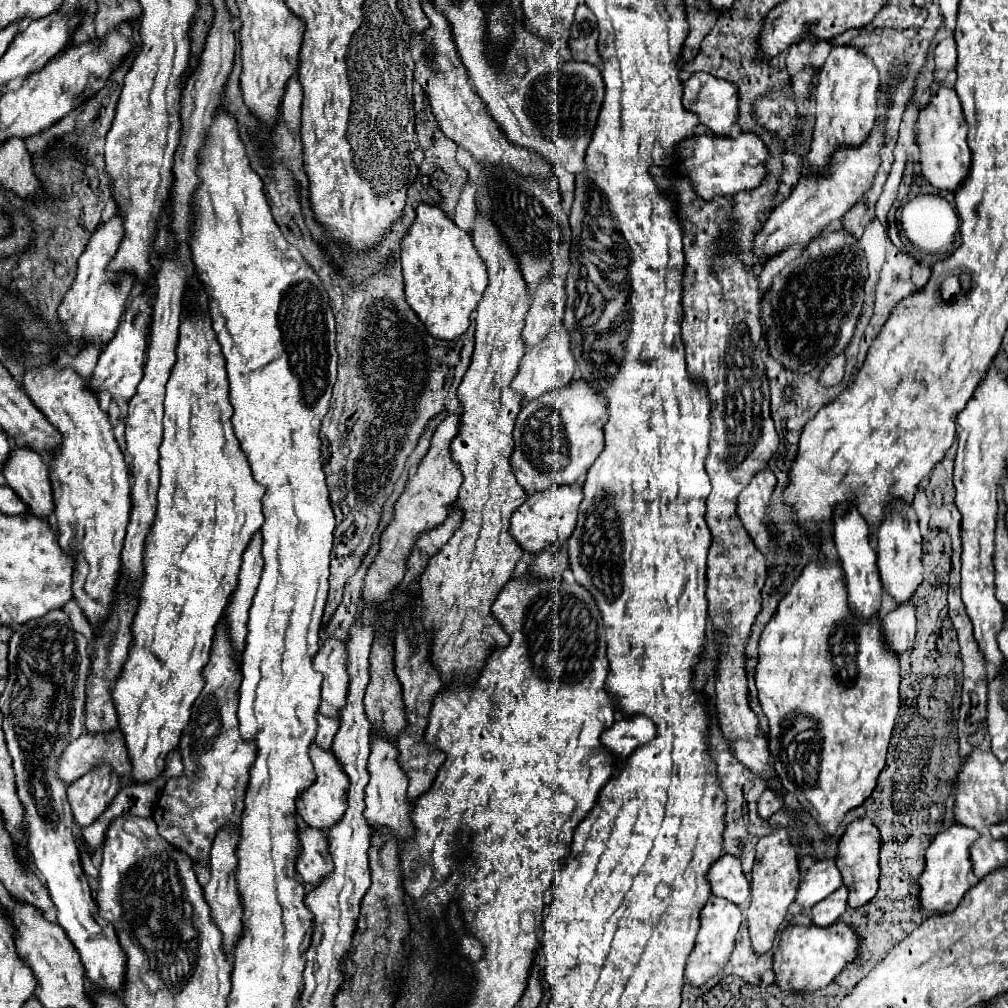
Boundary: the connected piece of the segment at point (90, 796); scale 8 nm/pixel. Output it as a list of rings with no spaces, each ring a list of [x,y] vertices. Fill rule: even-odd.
[[[98,764],[92,772],[84,774],[68,786],[68,802],[74,812],[74,820],[84,828],[98,820],[98,816],[110,806],[112,798],[120,790],[120,780],[112,768]]]

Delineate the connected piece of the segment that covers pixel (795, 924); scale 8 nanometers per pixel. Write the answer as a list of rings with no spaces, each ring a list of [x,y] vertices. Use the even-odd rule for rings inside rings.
[[[796,914],[784,928],[780,946],[774,954],[776,986],[786,992],[814,992],[818,988],[826,988],[856,958],[858,944],[860,938],[842,920],[820,928],[808,916]]]

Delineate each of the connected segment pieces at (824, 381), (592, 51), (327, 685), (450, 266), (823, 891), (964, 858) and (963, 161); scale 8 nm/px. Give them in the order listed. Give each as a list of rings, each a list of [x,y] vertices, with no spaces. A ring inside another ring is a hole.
[[[844,354],[834,356],[832,362],[822,370],[822,374],[820,374],[820,378],[818,378],[818,384],[820,384],[820,386],[826,386],[826,388],[836,386],[836,384],[842,380],[842,376],[844,376],[844,364],[846,364]]]
[[[582,2],[576,8],[576,16],[572,24],[572,40],[570,40],[572,58],[576,62],[590,62],[594,66],[600,66],[600,54],[596,52],[596,44],[598,44],[596,16]]]
[[[334,636],[326,638],[322,648],[314,656],[314,668],[324,676],[320,712],[324,716],[338,718],[338,712],[346,704],[346,694],[350,686],[346,640],[338,640]]]
[[[422,202],[400,246],[408,304],[418,312],[418,318],[434,338],[460,338],[468,330],[470,314],[488,284],[484,262],[474,250],[470,234],[460,230],[438,206]]]
[[[834,858],[818,860],[806,872],[806,876],[798,888],[796,902],[804,908],[804,912],[808,912],[814,904],[828,898],[840,886],[842,886],[842,876],[840,876],[840,870],[836,868]]]
[[[952,824],[950,828],[942,830],[926,850],[926,868],[918,880],[920,884],[920,906],[924,914],[930,912],[950,912],[954,910],[964,894],[970,890],[970,874],[972,874],[972,860],[970,860],[970,846],[980,838],[974,828],[964,824]]]
[[[940,86],[932,96],[930,102],[920,108],[918,120],[916,120],[916,142],[920,146],[920,166],[924,178],[940,188],[940,190],[952,190],[960,186],[960,180],[968,176],[968,164],[970,164],[970,148],[966,144],[968,136],[968,124],[964,120],[962,104],[958,100],[958,94],[954,88]]]

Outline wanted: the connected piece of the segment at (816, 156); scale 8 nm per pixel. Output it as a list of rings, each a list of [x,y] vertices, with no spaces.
[[[836,44],[832,46],[824,66],[820,68],[816,86],[818,86],[814,88],[816,124],[806,164],[810,172],[824,172],[832,152],[840,144],[858,146],[872,130],[876,120],[876,98],[880,88],[880,76],[874,62],[862,50],[852,48],[848,44]]]

